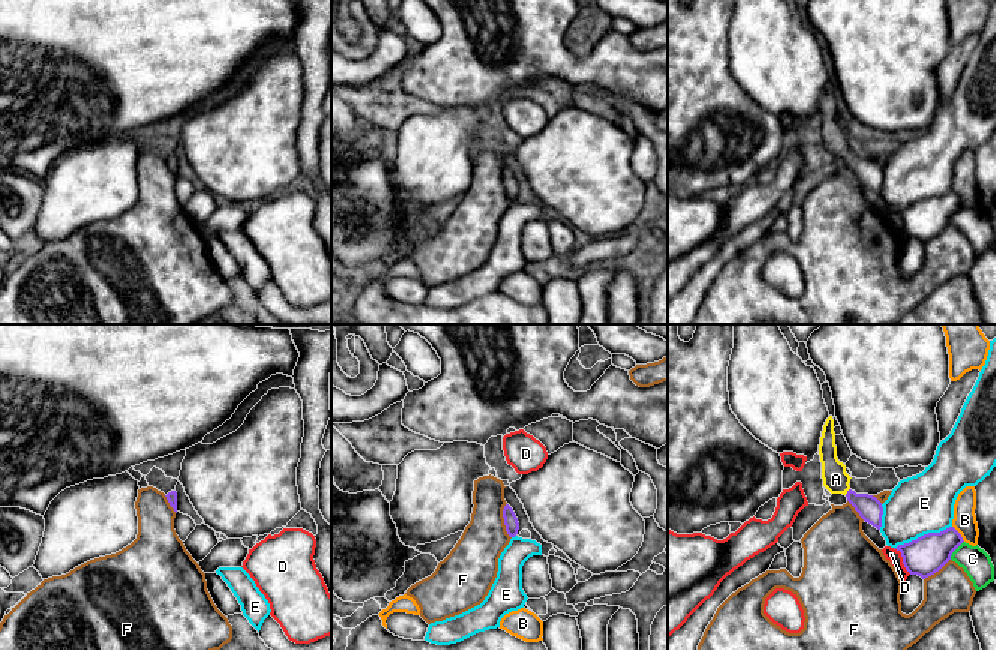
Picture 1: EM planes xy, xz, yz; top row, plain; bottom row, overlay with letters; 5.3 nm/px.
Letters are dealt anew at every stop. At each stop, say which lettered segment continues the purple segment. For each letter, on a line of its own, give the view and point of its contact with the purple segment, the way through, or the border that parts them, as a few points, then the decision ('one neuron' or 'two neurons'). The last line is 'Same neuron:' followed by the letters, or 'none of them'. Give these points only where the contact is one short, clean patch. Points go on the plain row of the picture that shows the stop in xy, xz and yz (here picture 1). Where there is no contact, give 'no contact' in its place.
A: contact yz (848, 155); way yz (870, 173), (848, 155), (836, 143); one neuron
B: contact yz (959, 197); two neurons
C: contact yz (956, 212); border yz (963, 204), (950, 222); two neurons
D: contact yz (903, 224); border yz (893, 212), (900, 216), (902, 227), (911, 237); two neurons
E: contact yz (924, 198); two neurons
F: contact xz (504, 185); two neurons
Same neuron: A

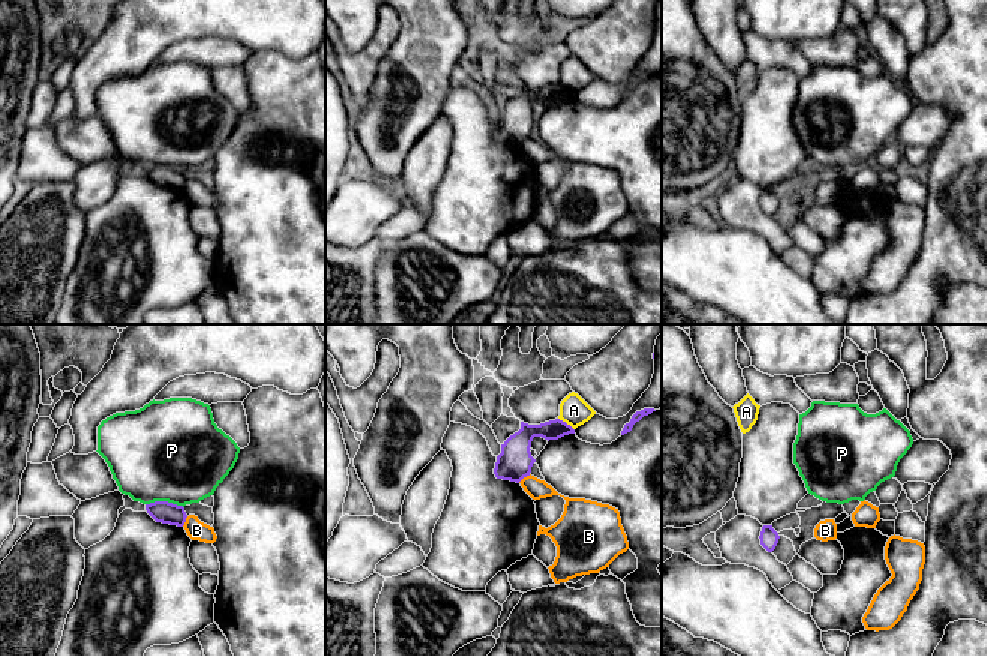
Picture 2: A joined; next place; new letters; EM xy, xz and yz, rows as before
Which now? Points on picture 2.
A: contact xz (564, 86); border xz (558, 81), (573, 93); two neurons
B: contact xz (524, 140); border xz (530, 138), (518, 146); two neurons
P: contact xy (165, 165); border xy (146, 167), (171, 165), (183, 171); two neurons
Same neuron: none of them

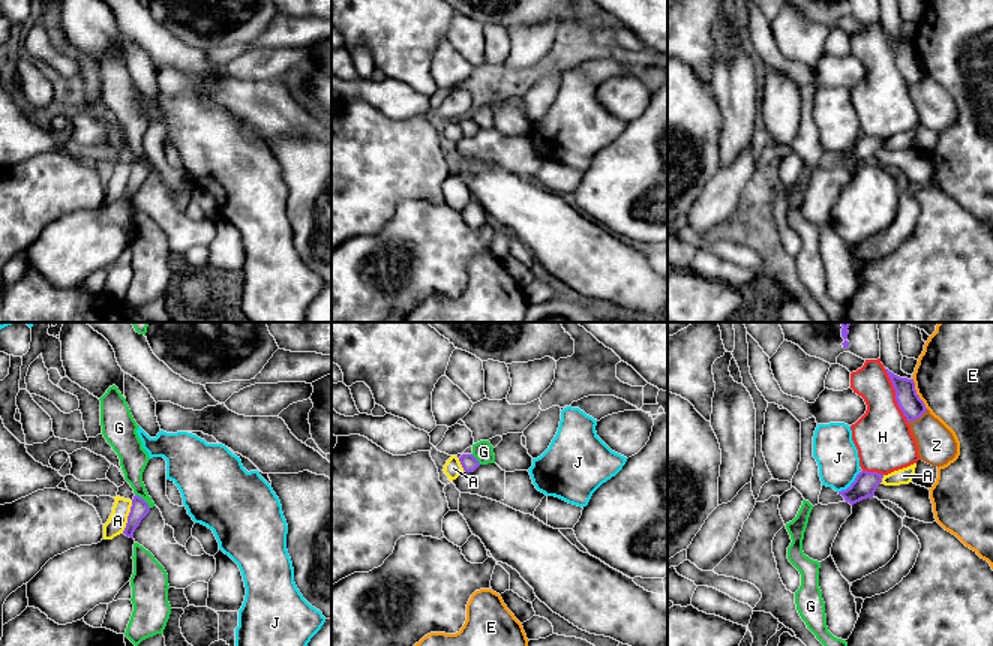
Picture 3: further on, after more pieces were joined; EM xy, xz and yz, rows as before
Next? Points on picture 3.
A: contact xy (128, 182); two neurons
E: contact yz (915, 57); border yz (912, 42), (915, 57), (927, 72); two neurons
G: contact xy (143, 164); border xy (135, 158), (150, 171); two neurons
H: contact yz (896, 60); two neurons
J: contact yz (851, 149); border yz (860, 137), (839, 156); two neurons
Z: contact yz (917, 83); border yz (927, 74), (908, 86); two neurons
Same neuron: none of them

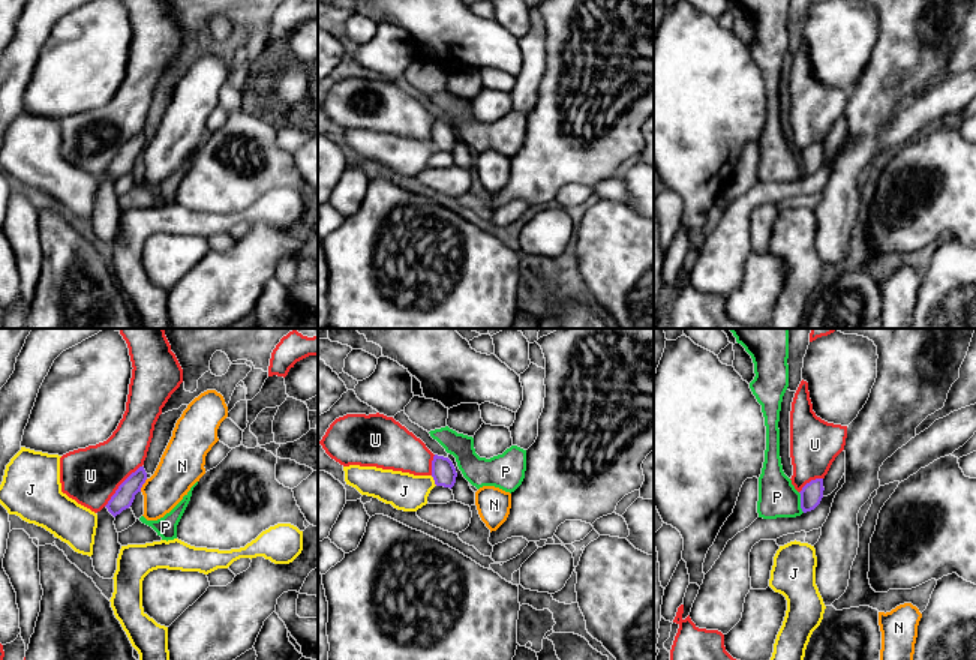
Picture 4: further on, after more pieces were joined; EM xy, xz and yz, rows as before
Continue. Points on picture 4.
J: contact xz (434, 143); border xz (431, 140), (437, 149); two neurons
N: contact xy (143, 147); two neurons
P: contact yz (801, 167); border yz (798, 156), (804, 176); two neurons
U: contact xy (120, 149); two neurons
Same neuron: none of them

